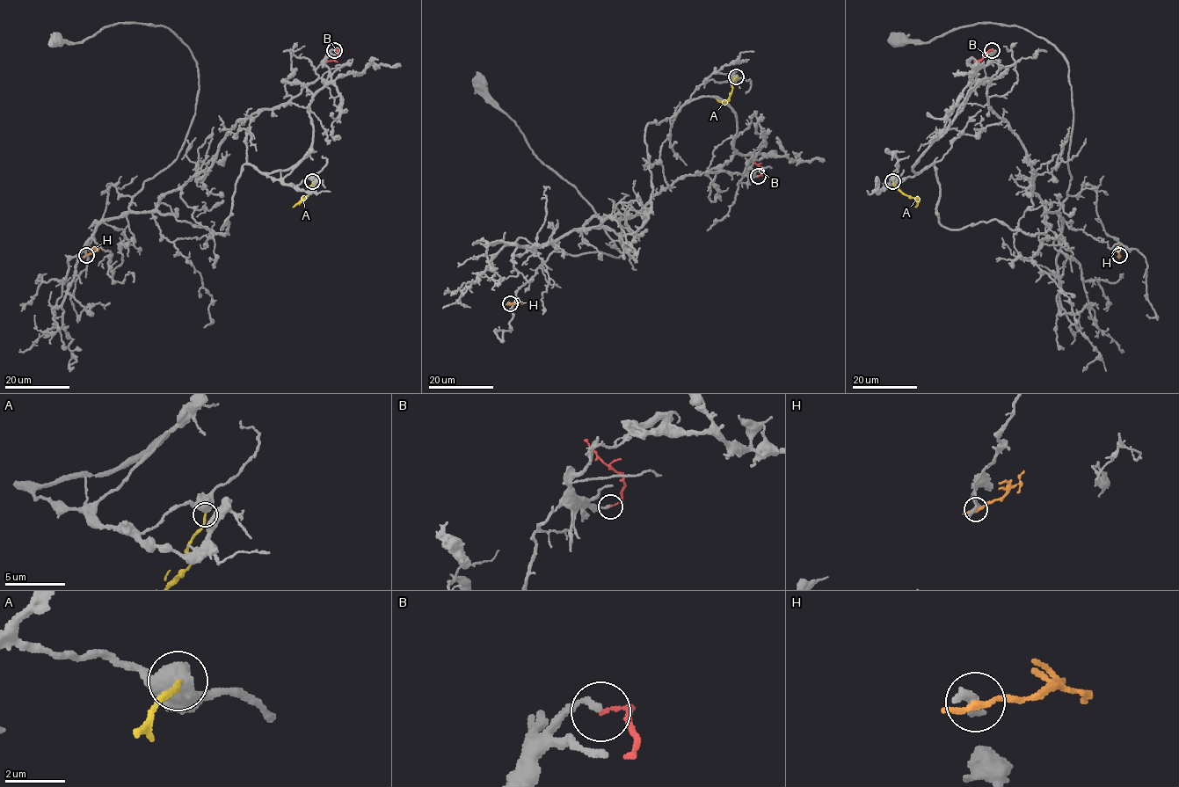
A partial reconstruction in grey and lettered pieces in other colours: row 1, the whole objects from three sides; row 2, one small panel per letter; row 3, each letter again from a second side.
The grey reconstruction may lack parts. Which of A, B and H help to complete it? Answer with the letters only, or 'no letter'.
no letter

